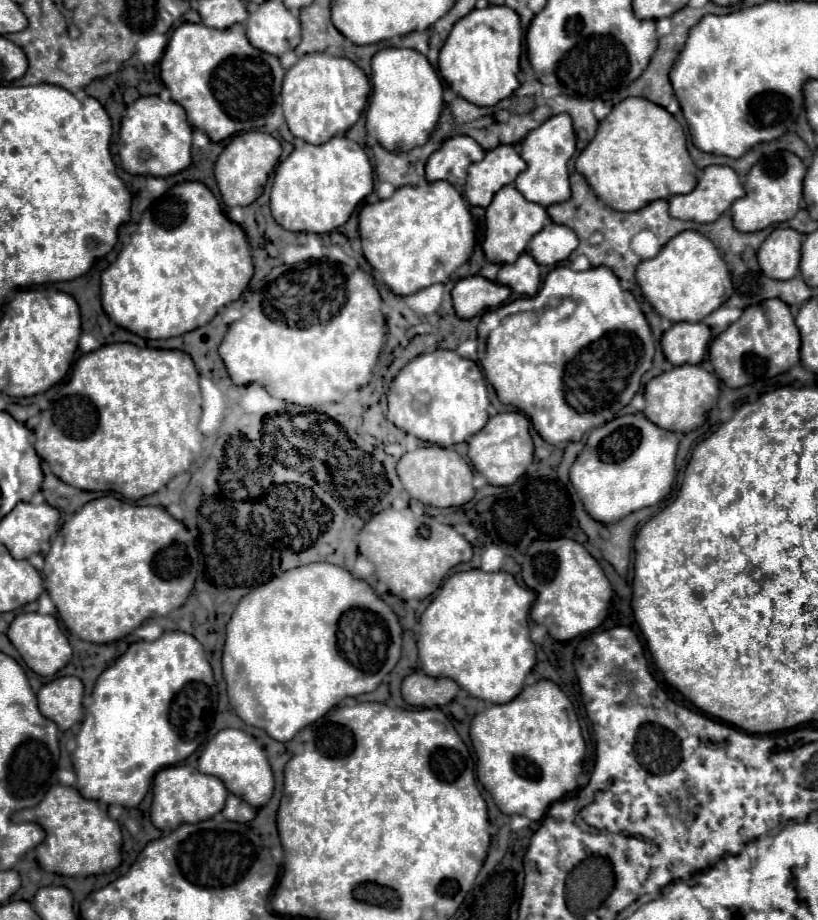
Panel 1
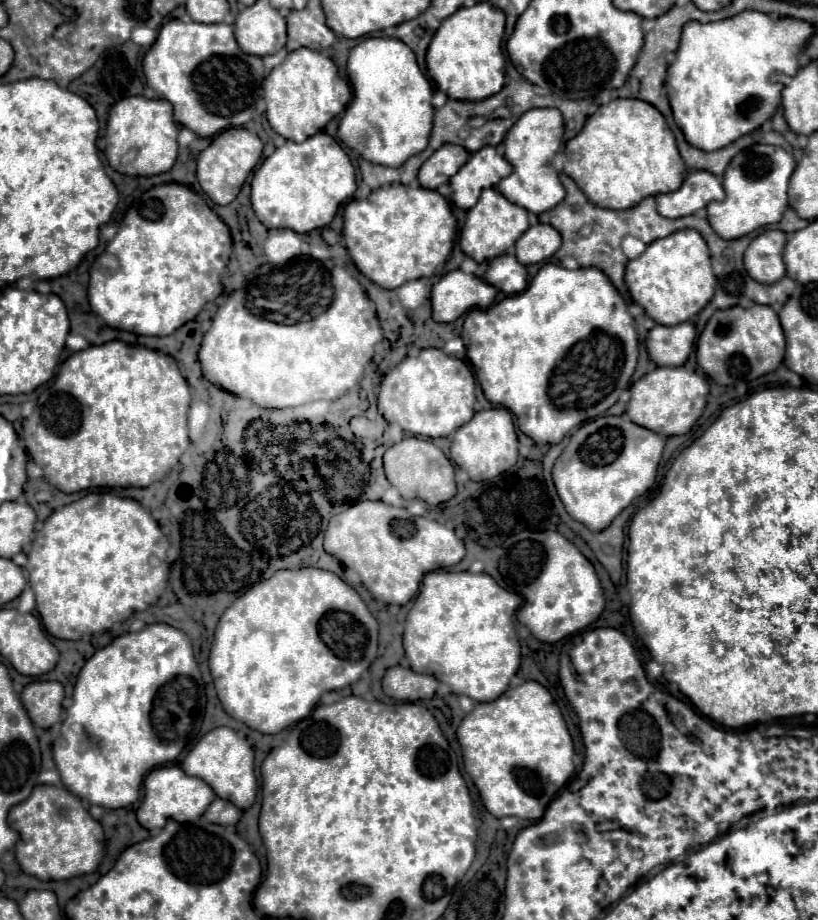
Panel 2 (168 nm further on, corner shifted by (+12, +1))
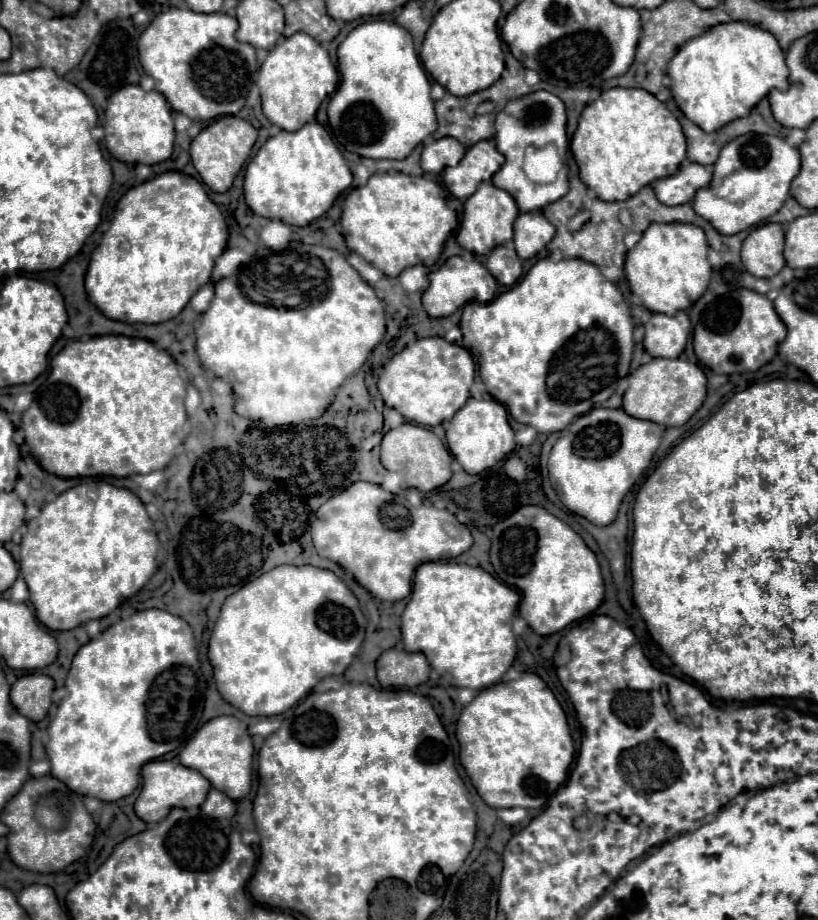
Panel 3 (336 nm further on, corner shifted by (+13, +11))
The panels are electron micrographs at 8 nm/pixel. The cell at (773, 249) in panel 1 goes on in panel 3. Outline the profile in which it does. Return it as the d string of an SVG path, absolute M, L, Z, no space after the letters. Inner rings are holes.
M778 223L756 227L742 243L742 265L754 277L774 277L784 267L784 229Z

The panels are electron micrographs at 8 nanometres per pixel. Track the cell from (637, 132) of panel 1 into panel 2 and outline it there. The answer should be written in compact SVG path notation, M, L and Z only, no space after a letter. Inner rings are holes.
M613 99L609 105L599 107L585 123L581 133L565 145L565 169L579 189L599 207L629 209L641 199L661 193L677 191L683 183L685 165L675 145L675 137L665 123L665 117L641 99Z

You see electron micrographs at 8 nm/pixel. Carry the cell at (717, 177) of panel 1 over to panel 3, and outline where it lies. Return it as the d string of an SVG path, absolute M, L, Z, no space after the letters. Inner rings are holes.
M684 163L680 169L664 179L652 183L656 197L664 205L690 203L694 193L710 183L710 169L700 163Z

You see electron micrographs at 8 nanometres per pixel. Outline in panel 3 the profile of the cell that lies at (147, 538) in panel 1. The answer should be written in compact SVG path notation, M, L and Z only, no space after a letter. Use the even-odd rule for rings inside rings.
M96 481L60 493L42 507L36 519L28 521L28 531L20 543L20 573L28 585L38 621L48 629L74 629L90 619L106 617L124 599L136 595L156 571L156 551L158 537L142 501L128 489Z

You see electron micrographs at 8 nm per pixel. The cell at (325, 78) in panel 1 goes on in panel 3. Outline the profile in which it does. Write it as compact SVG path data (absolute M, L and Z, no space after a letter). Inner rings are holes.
M294 33L292 37L286 37L282 43L268 51L266 61L258 69L258 87L262 93L262 113L266 115L266 119L284 131L298 131L304 123L314 119L320 103L334 93L334 89L338 87L338 71L330 61L328 51L322 49L316 39L306 33Z

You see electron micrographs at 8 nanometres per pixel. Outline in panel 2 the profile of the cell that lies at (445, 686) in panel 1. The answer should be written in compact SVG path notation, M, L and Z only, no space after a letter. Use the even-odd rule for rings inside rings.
M391 667L383 677L383 691L397 701L427 701L435 695L439 681L431 675L419 675L407 667Z

